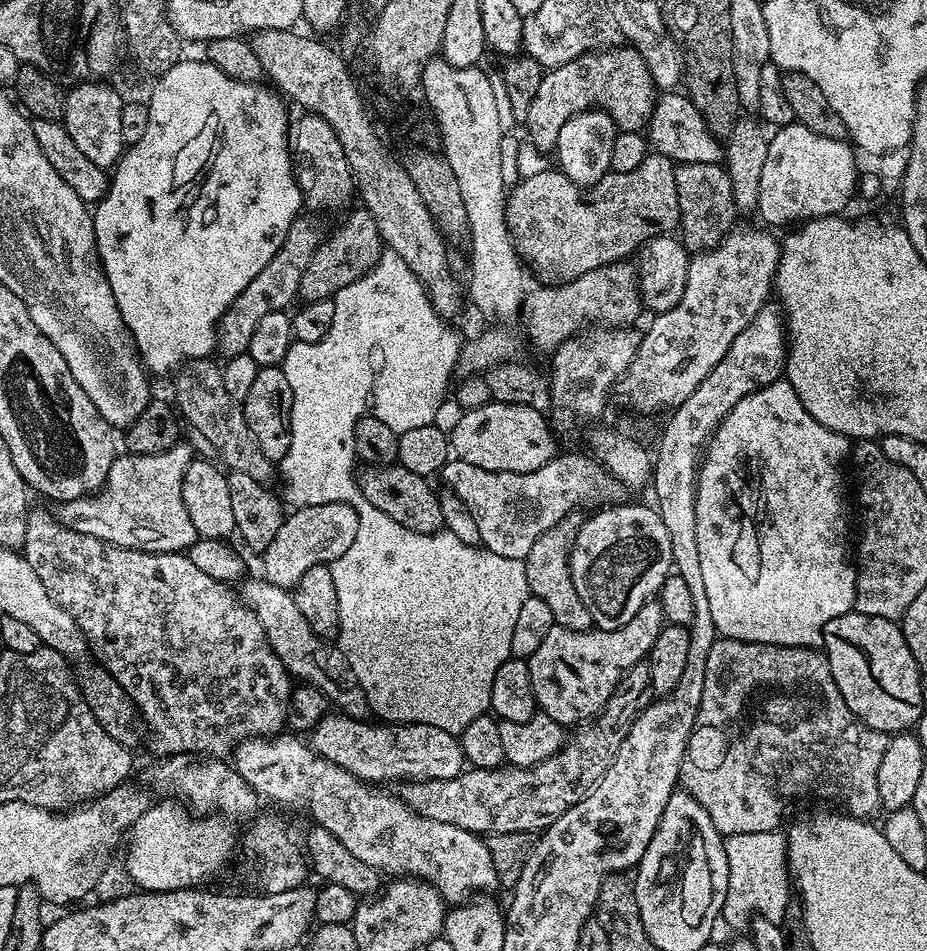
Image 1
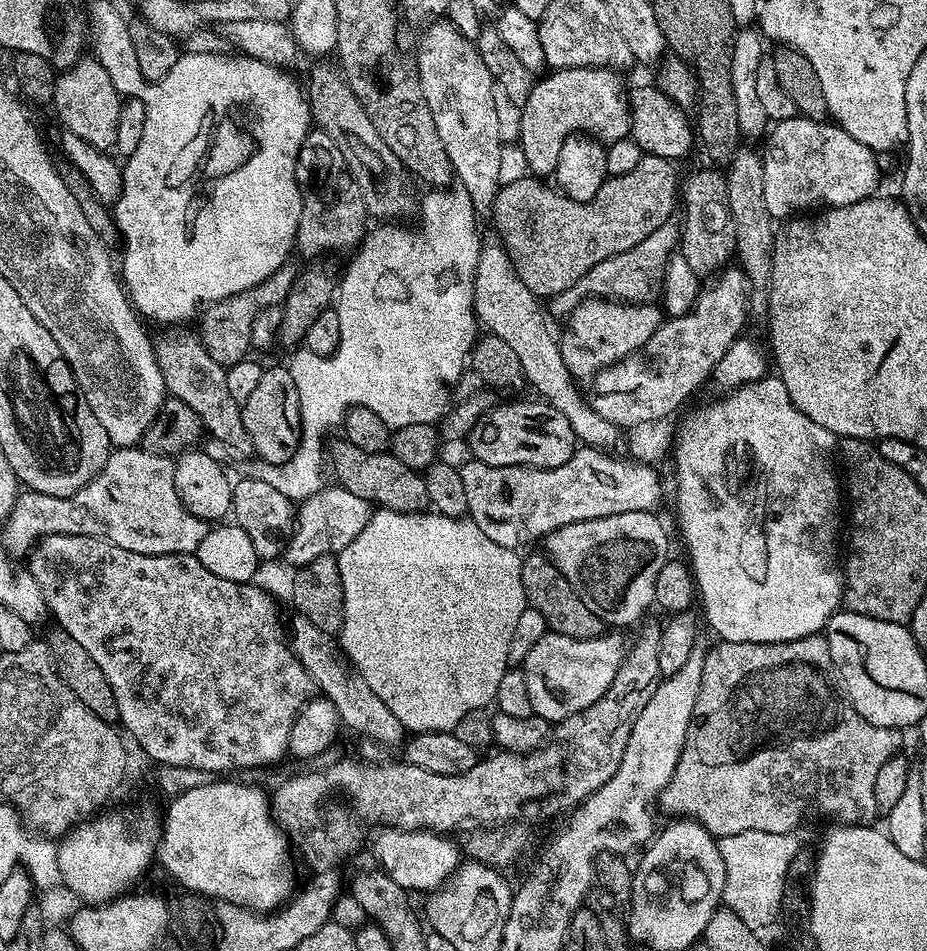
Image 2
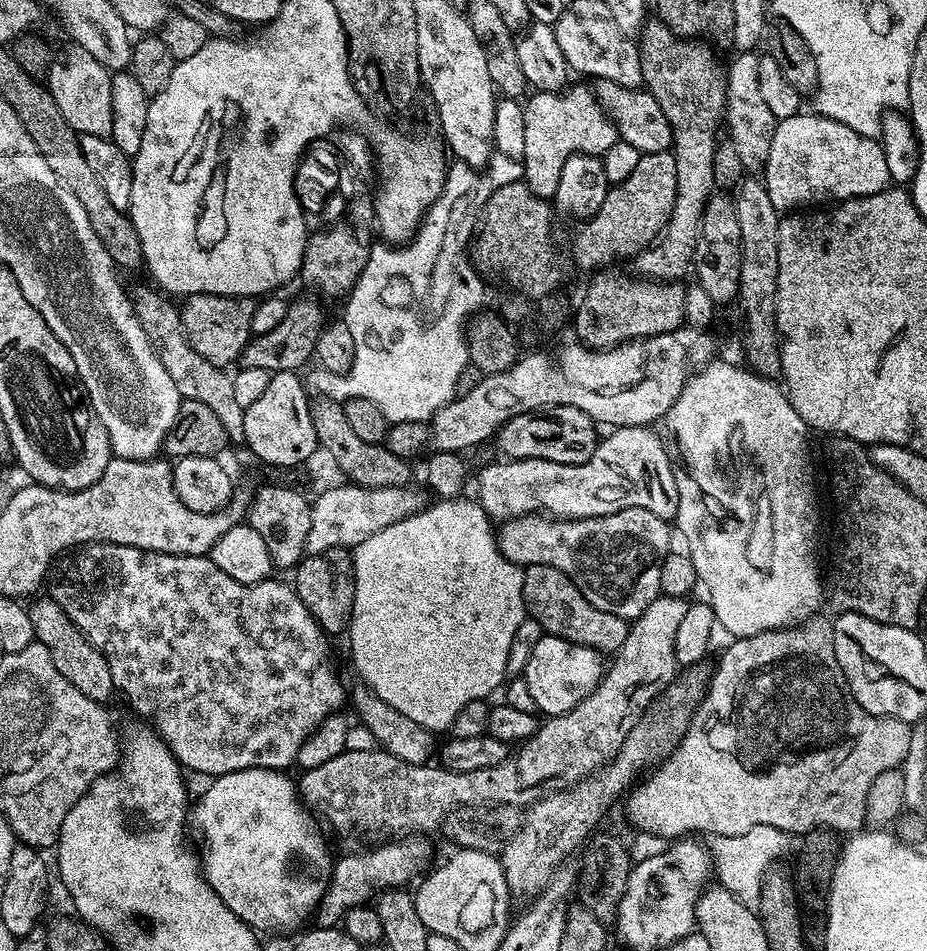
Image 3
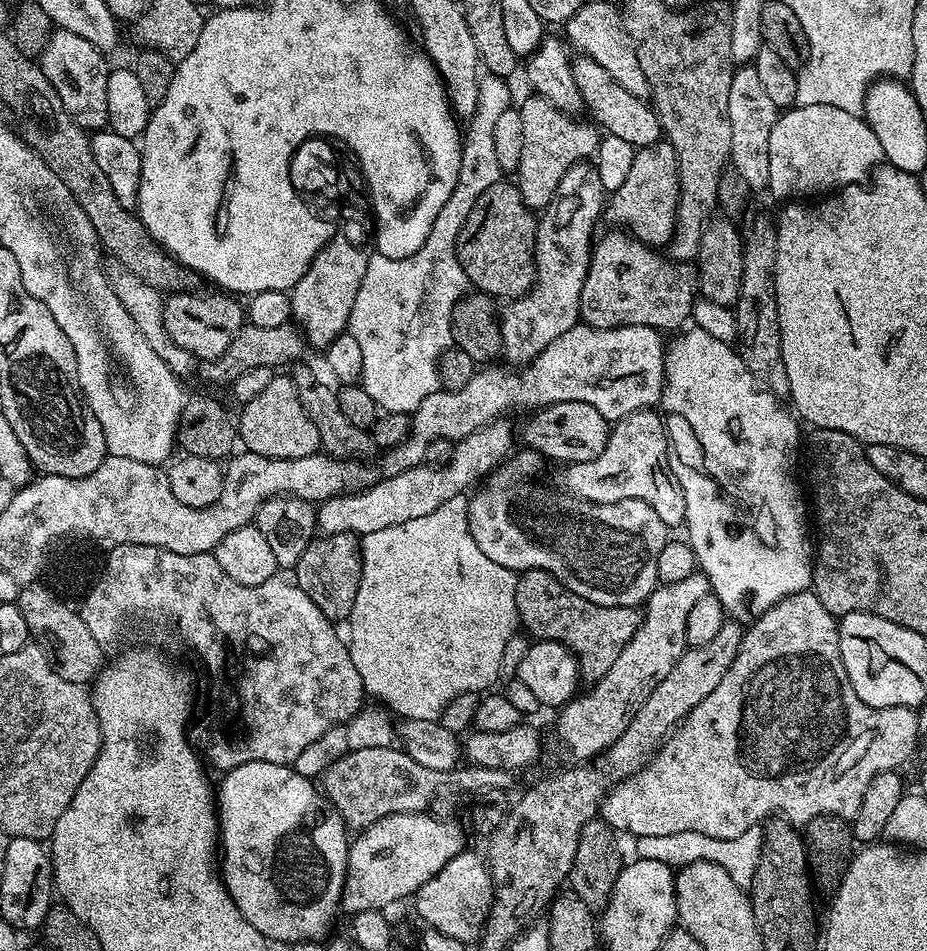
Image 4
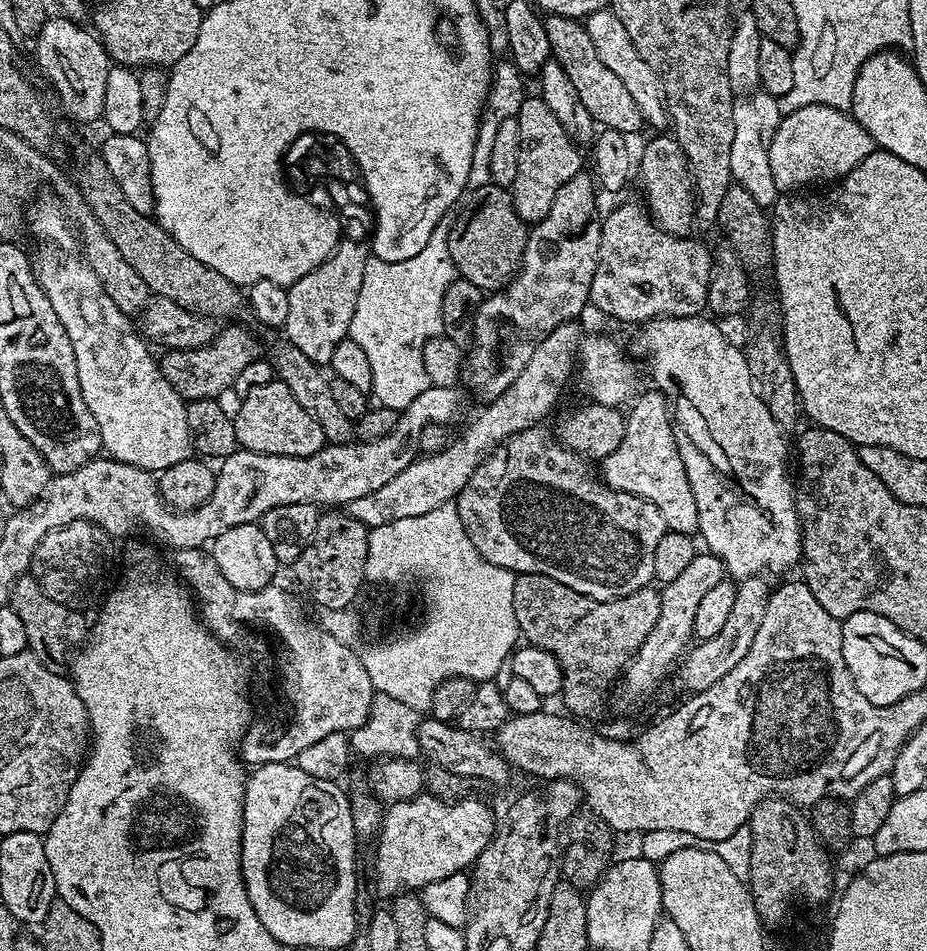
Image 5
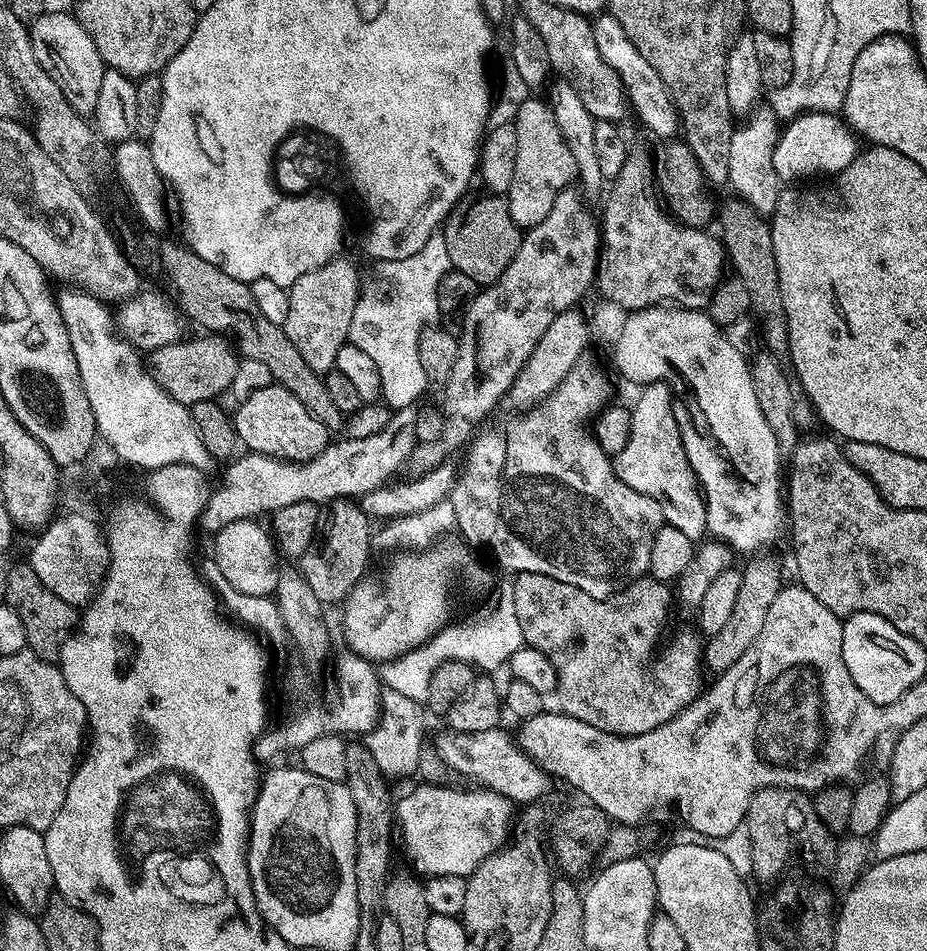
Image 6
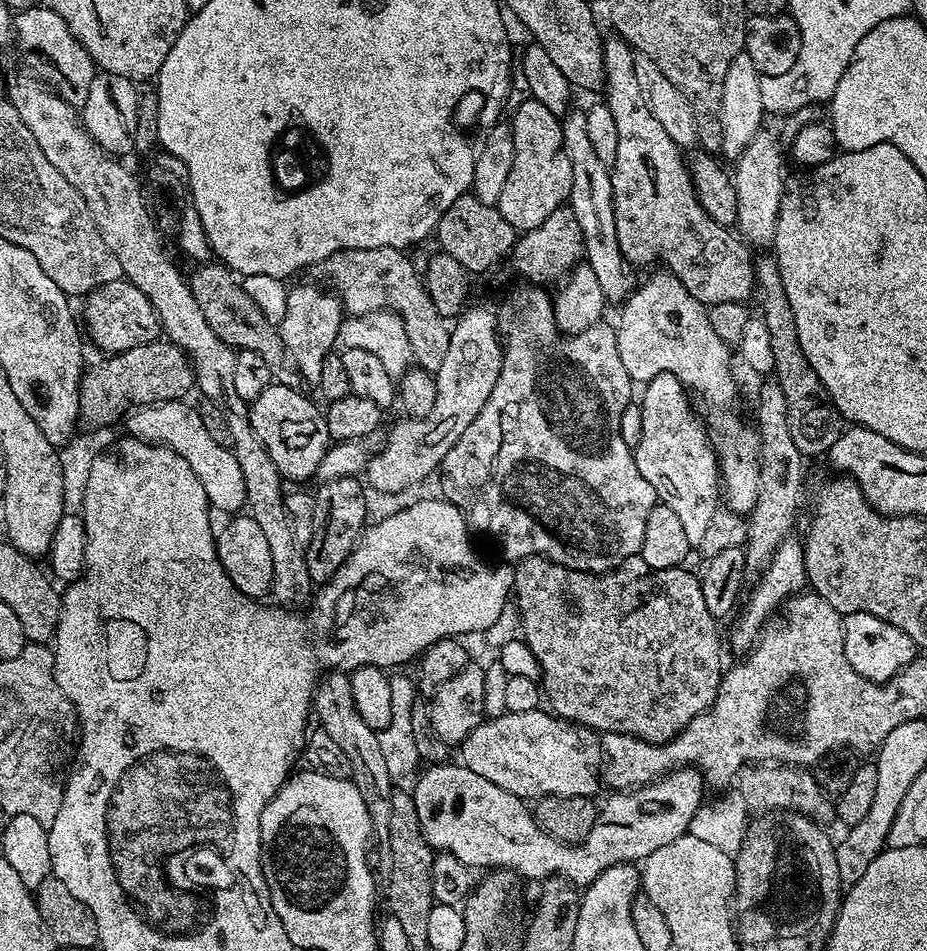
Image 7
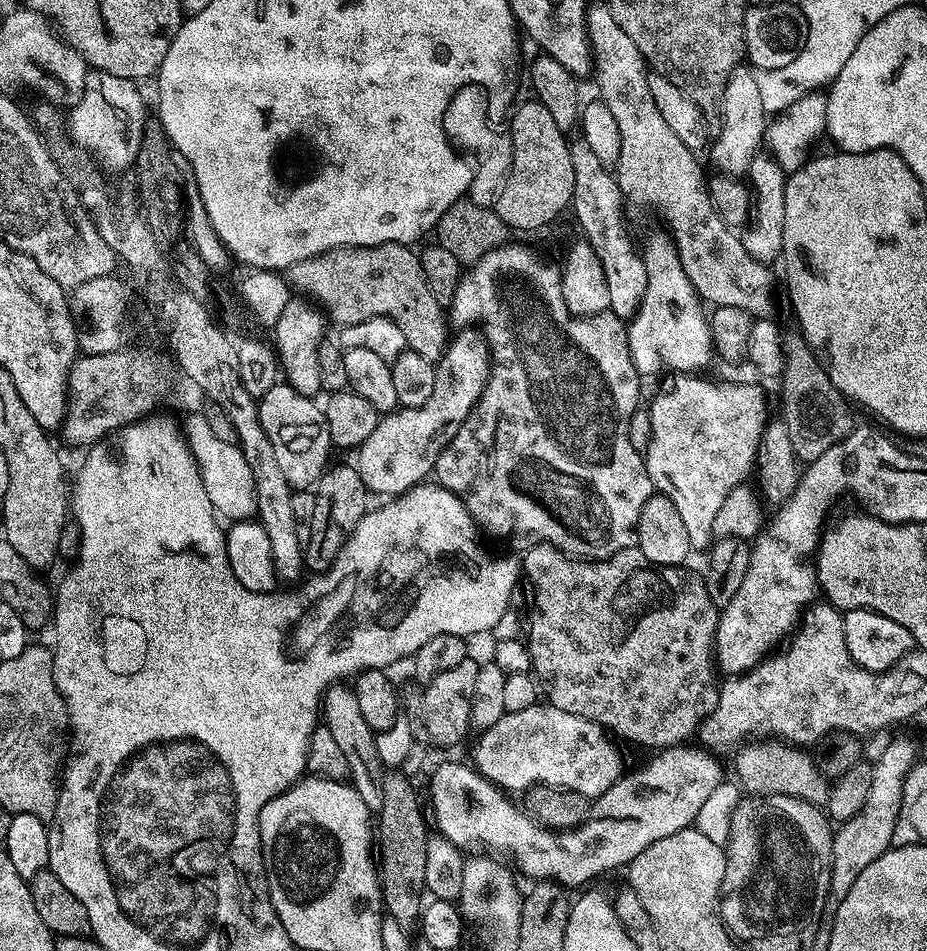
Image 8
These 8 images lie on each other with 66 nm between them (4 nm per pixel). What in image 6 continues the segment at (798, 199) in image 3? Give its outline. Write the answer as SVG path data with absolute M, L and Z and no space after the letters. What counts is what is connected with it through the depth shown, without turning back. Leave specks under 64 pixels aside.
M811 112L797 116L781 131L774 152L775 172L781 181L794 182L814 174L833 175L845 169L858 154L857 139L847 123L833 113Z

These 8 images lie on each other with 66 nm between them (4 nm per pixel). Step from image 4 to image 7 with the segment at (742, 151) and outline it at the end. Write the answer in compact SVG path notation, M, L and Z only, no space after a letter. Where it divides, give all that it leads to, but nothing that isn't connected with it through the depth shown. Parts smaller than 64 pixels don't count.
M762 130L756 135L735 163L732 177L739 202L736 228L739 235L753 247L755 245L771 247L775 243L778 214L786 179L783 164L780 146L768 130Z

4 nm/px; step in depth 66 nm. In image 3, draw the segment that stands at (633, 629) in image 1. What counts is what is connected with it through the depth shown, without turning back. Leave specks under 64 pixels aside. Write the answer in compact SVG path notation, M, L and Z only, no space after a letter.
M544 634L539 639L541 640L537 639L530 650L522 679L526 682L530 695L534 697L537 713L545 717L561 716L574 710L574 706L578 706L582 698L586 698L596 689L606 671L606 660L593 648L557 636Z

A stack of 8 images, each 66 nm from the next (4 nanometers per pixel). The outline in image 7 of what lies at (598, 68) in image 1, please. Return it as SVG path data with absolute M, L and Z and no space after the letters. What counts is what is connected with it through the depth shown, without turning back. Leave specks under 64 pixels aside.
M525 98L522 106L511 113L514 160L498 207L502 218L510 222L517 234L542 226L542 222L546 222L546 218L550 218L554 210L568 204L574 174L570 171L570 158L564 149L561 121L561 117L546 110L540 101L533 98Z

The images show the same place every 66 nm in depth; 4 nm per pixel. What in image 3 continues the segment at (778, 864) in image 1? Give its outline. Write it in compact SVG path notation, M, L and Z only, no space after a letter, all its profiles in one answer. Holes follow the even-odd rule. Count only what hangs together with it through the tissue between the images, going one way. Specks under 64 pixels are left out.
M754 826L741 836L714 836L707 841L710 860L714 874L718 876L719 885L730 890L736 898L748 907L760 901L761 886L765 876L772 870L772 864L778 861L788 850L791 840L787 833L772 826ZM717 867L717 868L716 868Z

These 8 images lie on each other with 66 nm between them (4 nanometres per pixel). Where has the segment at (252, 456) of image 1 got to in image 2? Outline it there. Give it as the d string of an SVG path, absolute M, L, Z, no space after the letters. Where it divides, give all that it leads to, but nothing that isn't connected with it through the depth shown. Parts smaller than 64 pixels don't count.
M168 330L165 336L156 336L154 347L156 349L156 361L162 370L164 387L167 395L174 400L186 402L194 414L203 422L205 431L210 437L213 436L220 444L225 444L232 452L237 452L240 456L253 455L250 434L246 434L246 426L242 422L240 413L242 405L234 402L230 398L230 389L226 386L226 374L228 370L214 358L204 348L204 343L192 331L185 336L179 336L179 331Z

